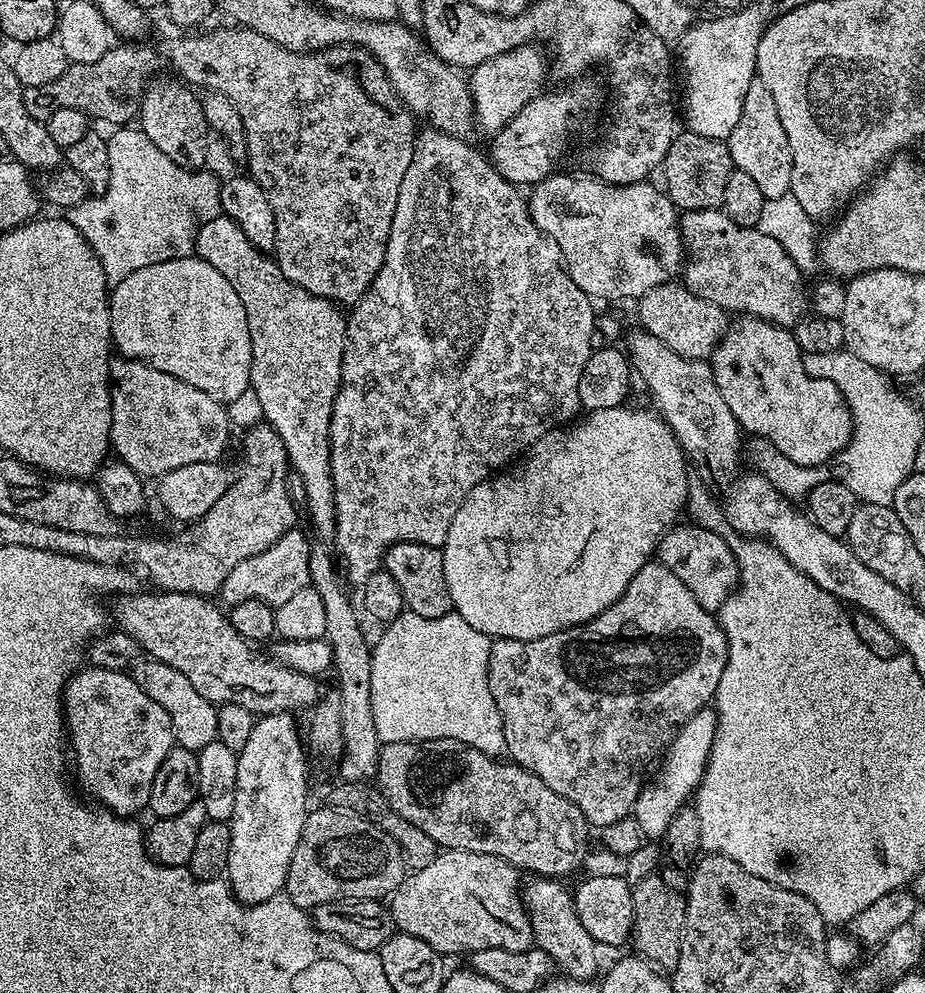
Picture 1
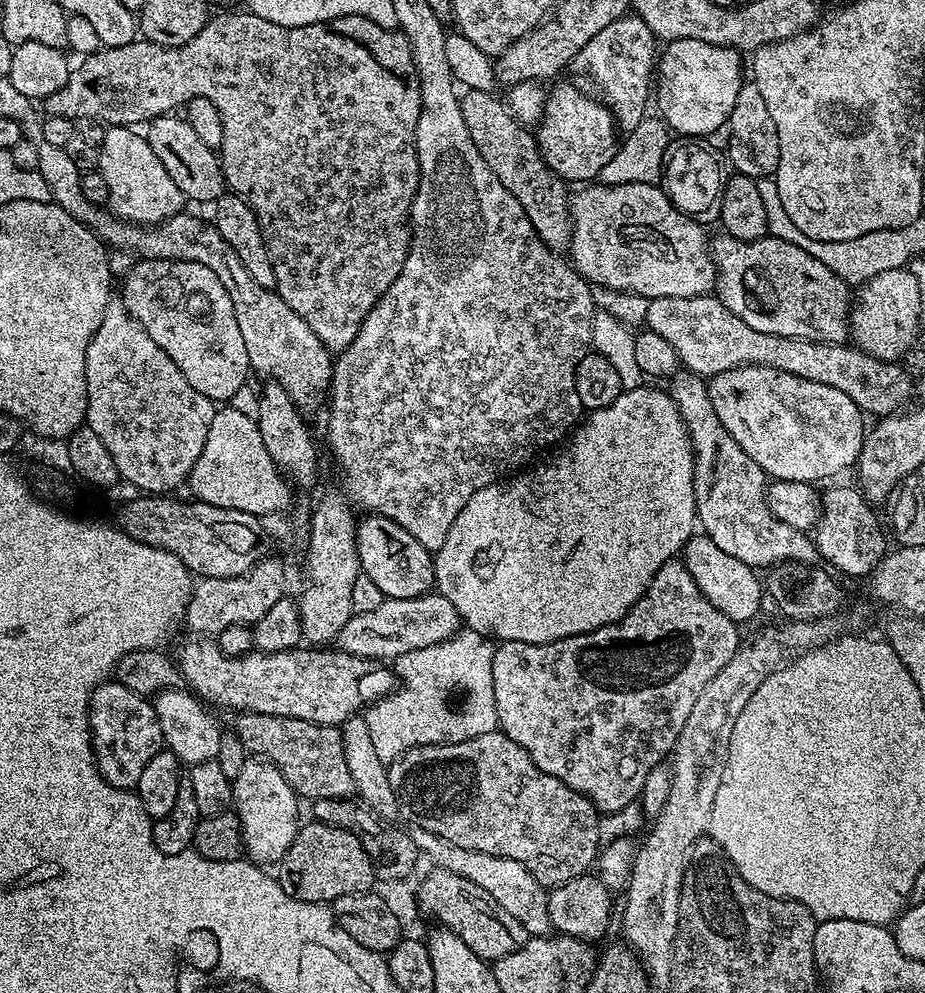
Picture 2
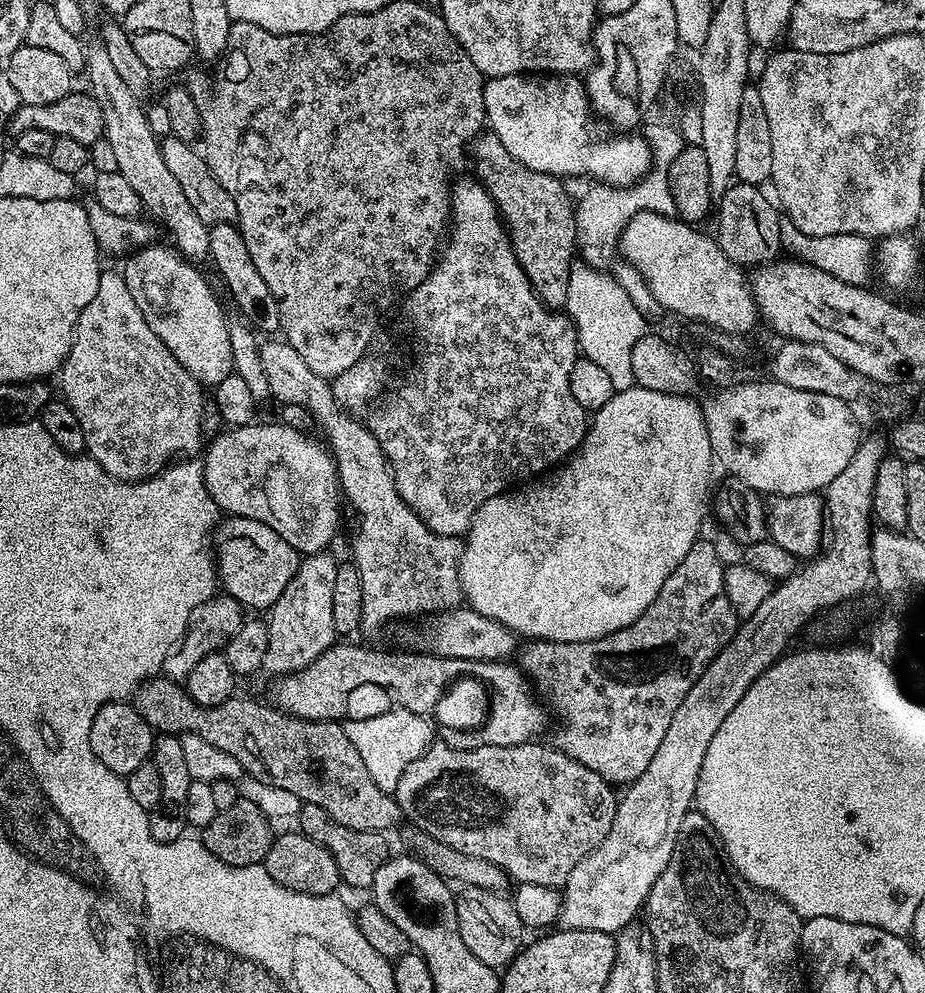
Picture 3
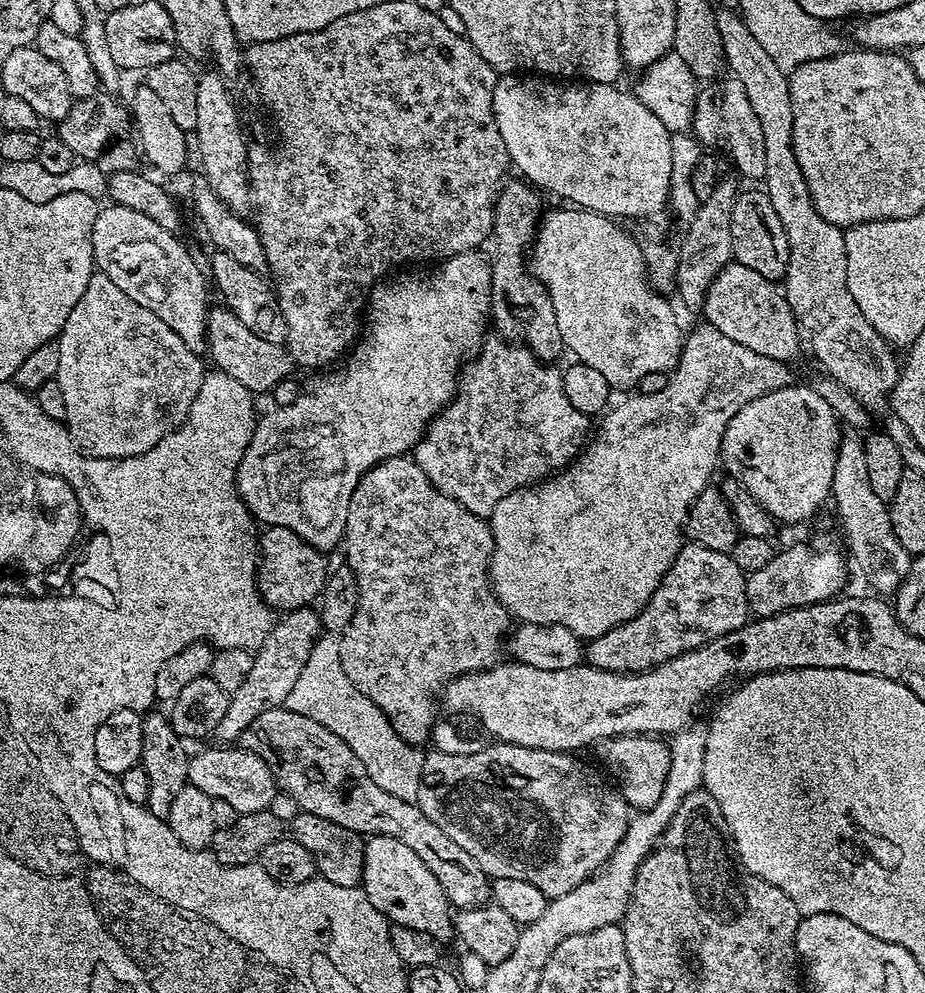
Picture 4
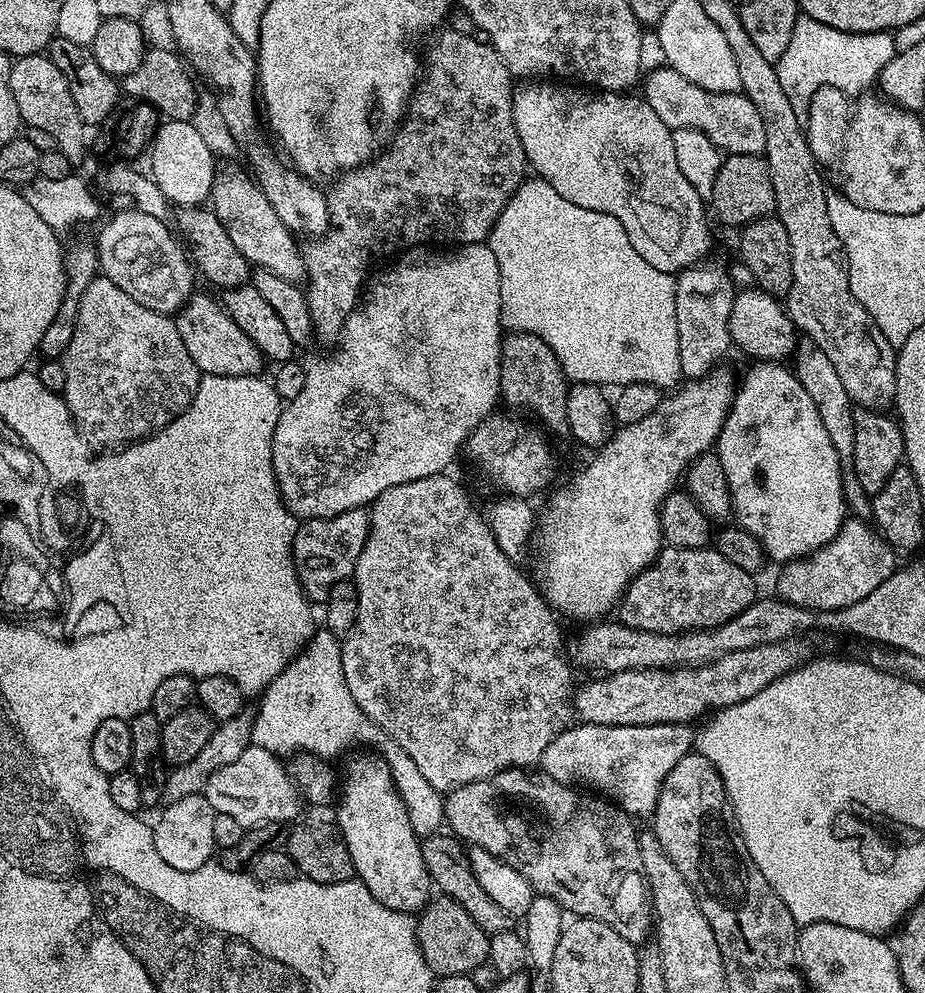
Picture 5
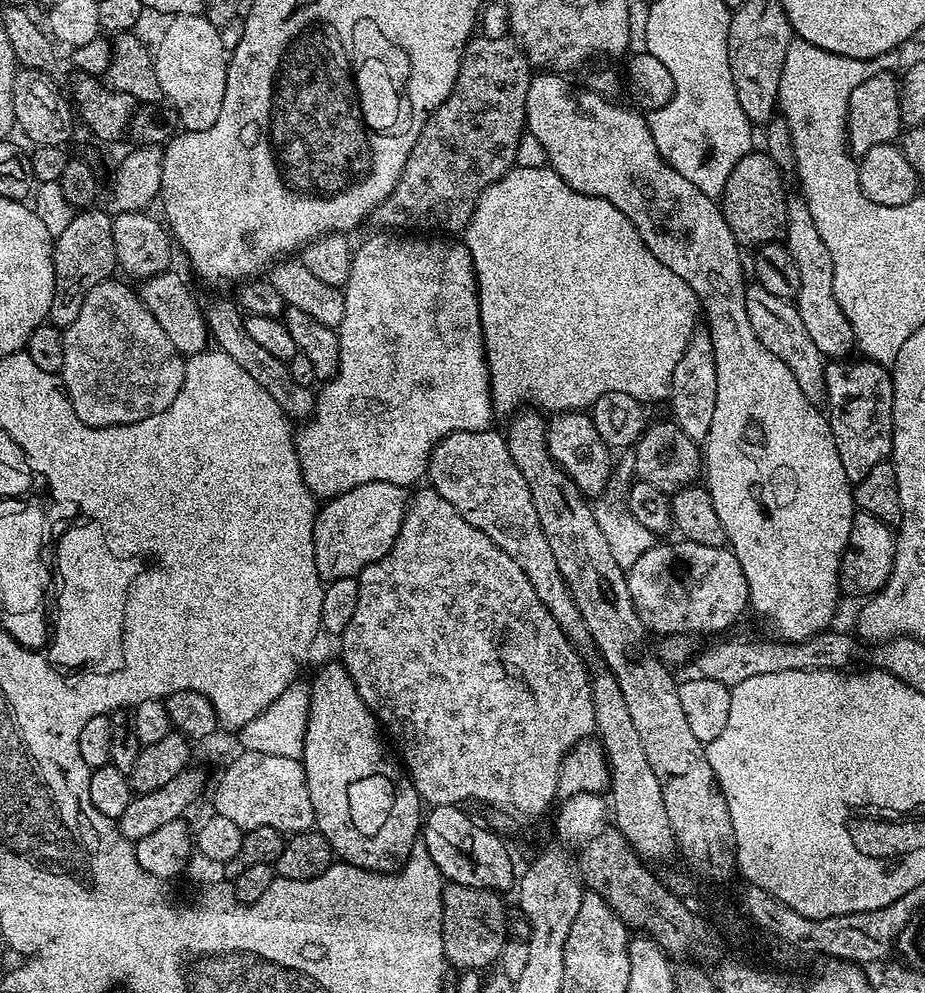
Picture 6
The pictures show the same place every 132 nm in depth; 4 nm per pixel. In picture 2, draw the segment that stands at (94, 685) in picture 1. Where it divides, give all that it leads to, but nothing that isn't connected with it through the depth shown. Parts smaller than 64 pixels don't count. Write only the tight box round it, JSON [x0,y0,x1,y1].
[88,682,164,789]

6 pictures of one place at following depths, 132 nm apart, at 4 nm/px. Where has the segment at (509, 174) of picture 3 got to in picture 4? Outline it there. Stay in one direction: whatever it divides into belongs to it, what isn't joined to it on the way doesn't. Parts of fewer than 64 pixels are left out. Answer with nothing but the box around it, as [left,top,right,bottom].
[490,179,566,362]

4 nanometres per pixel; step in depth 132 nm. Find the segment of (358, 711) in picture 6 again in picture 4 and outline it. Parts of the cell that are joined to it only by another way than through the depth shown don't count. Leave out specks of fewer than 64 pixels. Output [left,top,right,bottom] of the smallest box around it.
[364,836,454,942]

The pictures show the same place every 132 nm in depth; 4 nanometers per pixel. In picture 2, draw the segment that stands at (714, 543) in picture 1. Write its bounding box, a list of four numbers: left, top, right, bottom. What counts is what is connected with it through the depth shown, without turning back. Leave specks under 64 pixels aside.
[682,534,762,622]

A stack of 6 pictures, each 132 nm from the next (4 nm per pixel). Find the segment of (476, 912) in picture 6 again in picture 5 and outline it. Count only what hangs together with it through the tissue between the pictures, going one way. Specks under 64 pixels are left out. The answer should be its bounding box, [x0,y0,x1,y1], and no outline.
[415,894,489,977]

